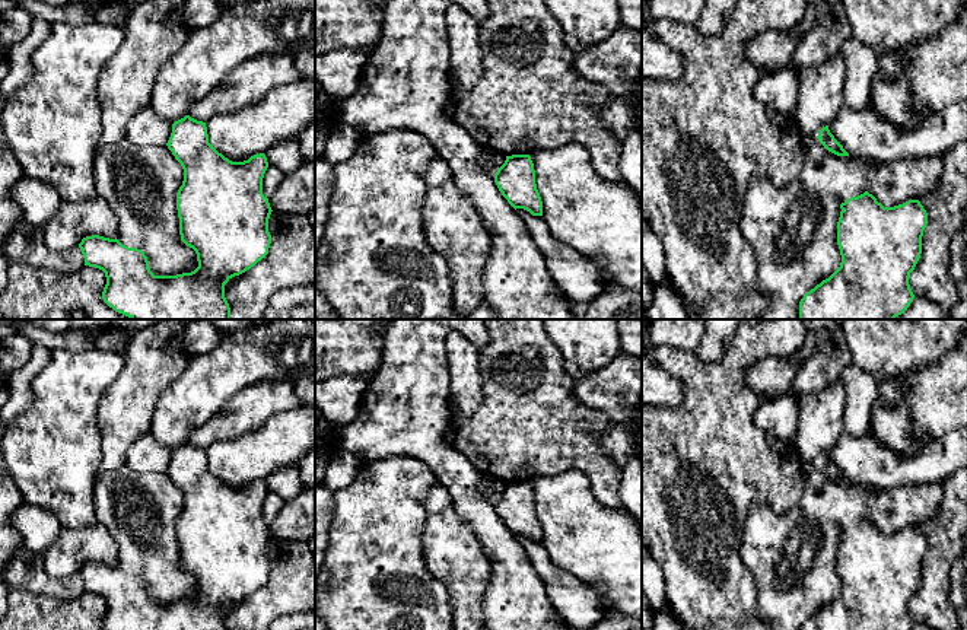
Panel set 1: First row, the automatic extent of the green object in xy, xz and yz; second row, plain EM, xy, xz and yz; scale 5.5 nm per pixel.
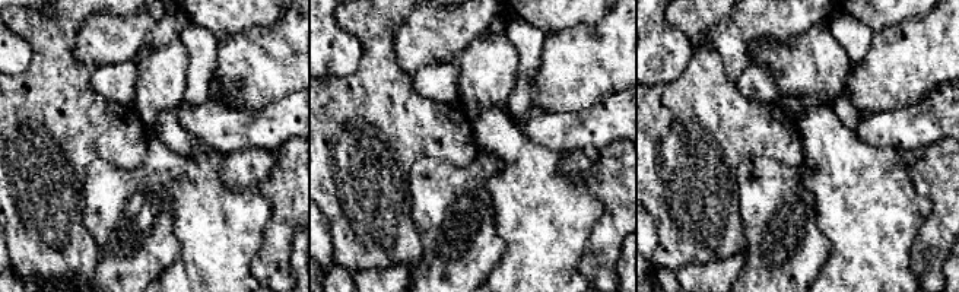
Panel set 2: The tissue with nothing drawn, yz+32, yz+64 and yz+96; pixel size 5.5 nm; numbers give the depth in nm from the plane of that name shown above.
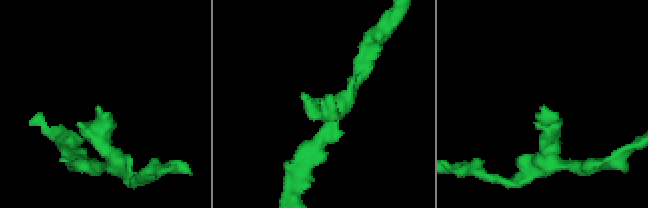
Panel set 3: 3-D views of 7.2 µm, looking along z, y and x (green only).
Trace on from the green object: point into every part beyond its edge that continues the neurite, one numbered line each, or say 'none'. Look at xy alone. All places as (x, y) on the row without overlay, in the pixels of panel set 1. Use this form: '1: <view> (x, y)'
none

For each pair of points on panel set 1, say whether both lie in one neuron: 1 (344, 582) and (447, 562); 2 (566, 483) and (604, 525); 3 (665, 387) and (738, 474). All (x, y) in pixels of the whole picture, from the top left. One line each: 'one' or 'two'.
1: two
2: one
3: two

